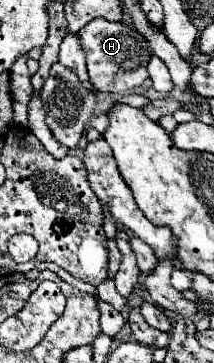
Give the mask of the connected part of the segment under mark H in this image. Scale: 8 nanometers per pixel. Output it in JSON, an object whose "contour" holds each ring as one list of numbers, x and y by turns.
{"contour":[[94,19,88,25,84,25,76,35,80,37,80,47,84,49,84,55,86,55,90,83,94,85,96,91,104,91,104,93,118,91,120,93,126,89,134,89,148,79,146,65,150,59,150,47,138,31,128,29,124,23]]}

